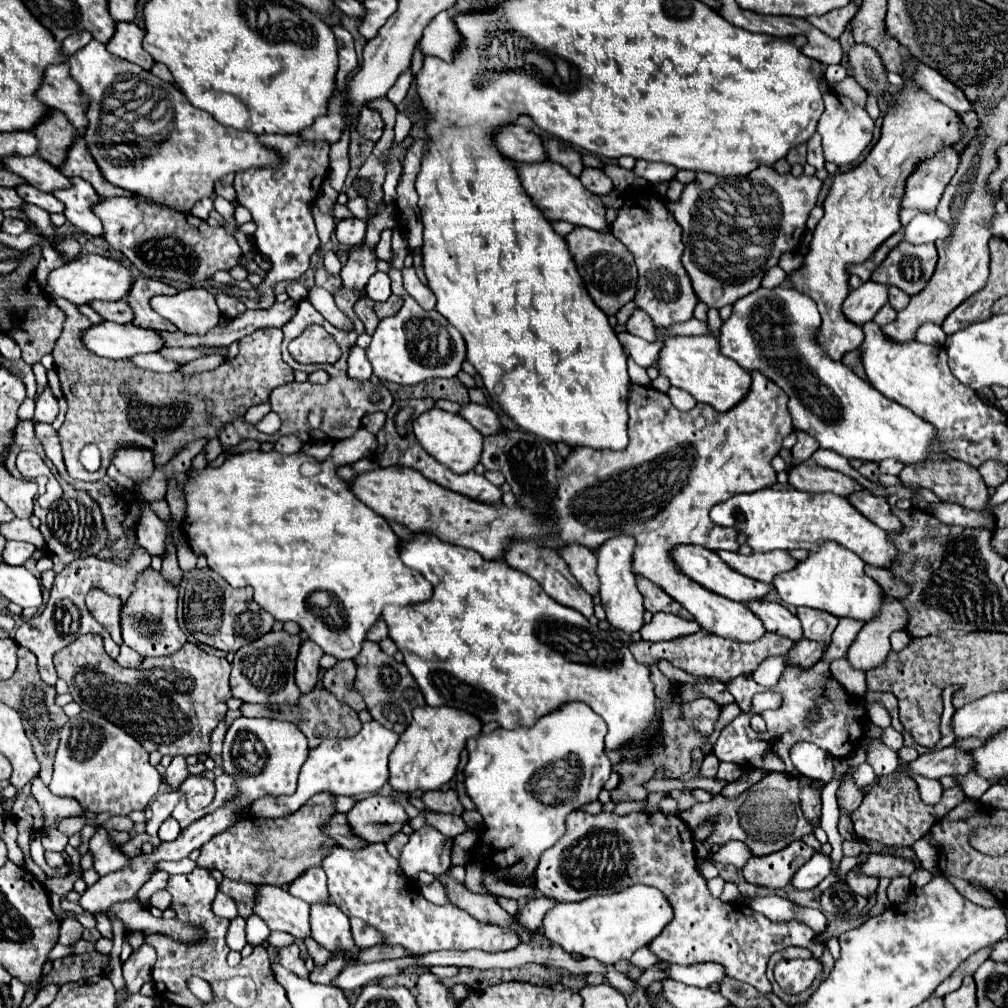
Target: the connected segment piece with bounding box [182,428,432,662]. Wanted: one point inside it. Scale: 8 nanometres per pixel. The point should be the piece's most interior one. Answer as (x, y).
(313, 553)

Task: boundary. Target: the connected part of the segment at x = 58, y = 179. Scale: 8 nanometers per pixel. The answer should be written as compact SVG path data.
M36 154L28 156L28 158L8 156L2 162L6 164L6 168L10 168L14 174L22 176L24 180L30 180L30 184L34 184L34 188L38 188L42 192L56 192L62 188L70 188L70 180Z

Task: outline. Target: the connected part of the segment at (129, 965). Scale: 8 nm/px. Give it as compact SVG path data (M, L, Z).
M144 944L138 952L132 952L132 956L124 962L124 990L116 990L116 1004L128 998L128 992L140 992L140 988L146 982L152 982L152 966L156 962L156 952L152 946Z

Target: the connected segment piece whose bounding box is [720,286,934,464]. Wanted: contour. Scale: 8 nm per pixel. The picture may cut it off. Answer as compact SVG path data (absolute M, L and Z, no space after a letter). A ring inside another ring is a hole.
M758 288L732 306L732 316L722 324L720 330L720 352L736 360L746 372L762 372L768 380L778 384L778 388L782 388L788 396L788 412L792 416L794 430L802 430L814 436L820 442L820 448L834 450L844 458L874 462L896 458L904 464L920 464L932 456L930 440L934 438L934 426L918 418L908 408L882 396L876 388L870 386L870 382L860 380L842 362L832 360L818 344L820 322L820 312L814 300L800 294L796 288Z

